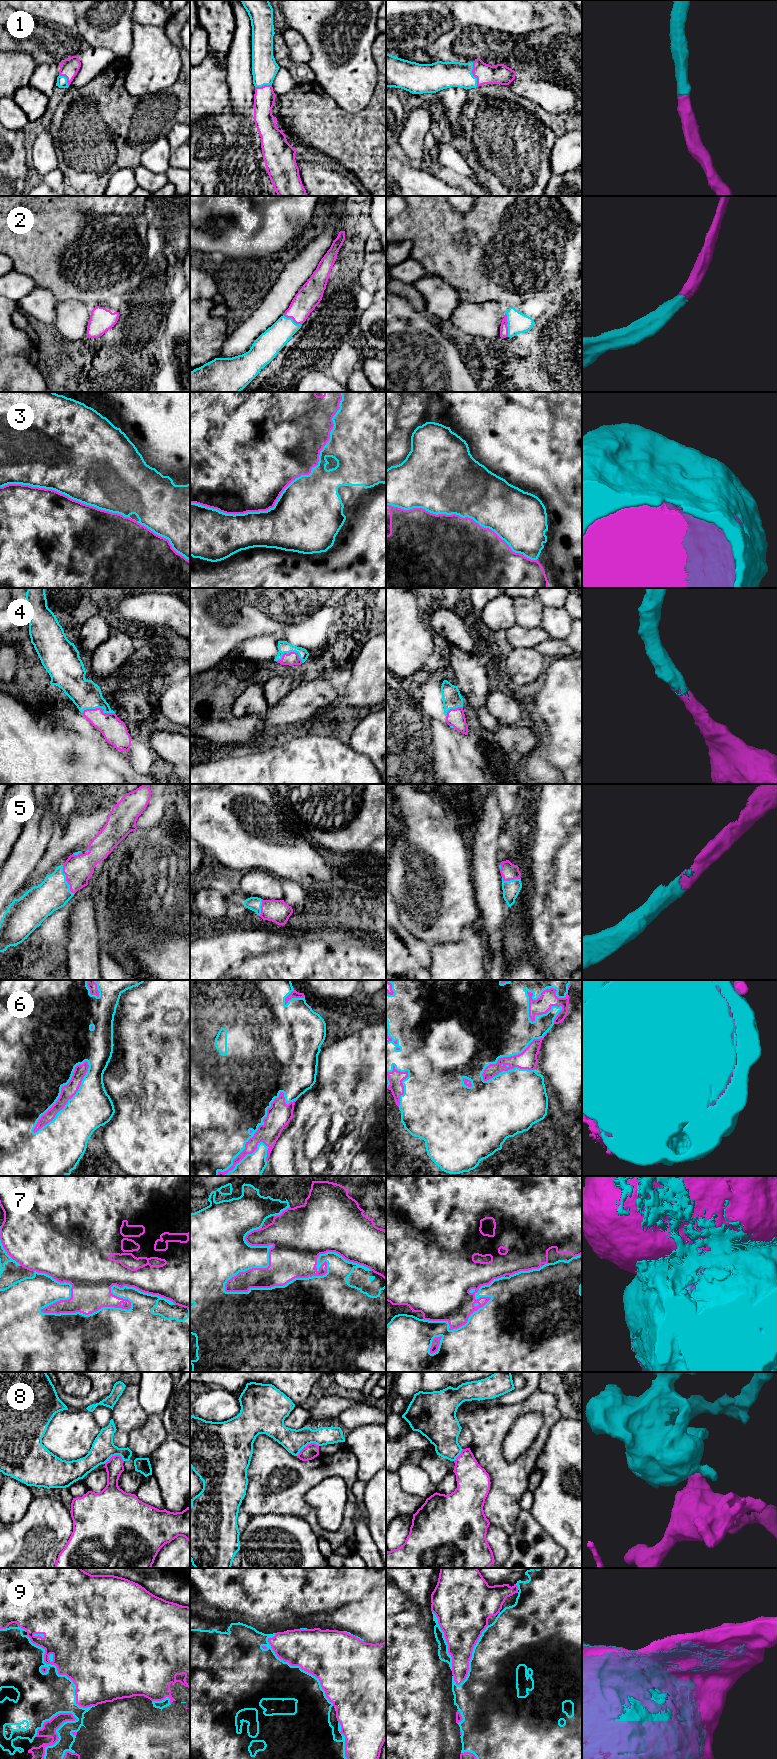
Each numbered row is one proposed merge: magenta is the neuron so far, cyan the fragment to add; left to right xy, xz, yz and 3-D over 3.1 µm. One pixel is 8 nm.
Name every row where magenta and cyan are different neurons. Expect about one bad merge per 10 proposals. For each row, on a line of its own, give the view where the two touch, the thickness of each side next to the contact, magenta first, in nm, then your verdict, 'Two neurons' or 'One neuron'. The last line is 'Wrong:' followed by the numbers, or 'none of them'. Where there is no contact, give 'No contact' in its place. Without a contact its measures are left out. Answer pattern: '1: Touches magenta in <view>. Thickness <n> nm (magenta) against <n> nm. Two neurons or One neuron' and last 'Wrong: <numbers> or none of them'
1: Touches magenta in yz. Thickness 160 nm (magenta) against 220 nm. One neuron
2: Touches magenta in yz. Thickness 60 nm (magenta) against 160 nm. One neuron
3: Touches magenta in xz. Thickness 500 nm (magenta) against 500 nm. One neuron
4: Touches magenta in xy. Thickness 200 nm (magenta) against 240 nm. One neuron
5: Touches magenta in xy. Thickness 220 nm (magenta) against 260 nm. One neuron
6: Touches magenta in xz. Thickness 190 nm (magenta) against 480 nm. Two neurons
7: Touches magenta in xz. Thickness 380 nm (magenta) against 500 nm. Two neurons
8: Touches magenta in xz. Thickness 120 nm (magenta) against 180 nm. Two neurons
9: Touches magenta in xy. Thickness 480 nm (magenta) against 380 nm. One neuron
Wrong: 6, 7, 8

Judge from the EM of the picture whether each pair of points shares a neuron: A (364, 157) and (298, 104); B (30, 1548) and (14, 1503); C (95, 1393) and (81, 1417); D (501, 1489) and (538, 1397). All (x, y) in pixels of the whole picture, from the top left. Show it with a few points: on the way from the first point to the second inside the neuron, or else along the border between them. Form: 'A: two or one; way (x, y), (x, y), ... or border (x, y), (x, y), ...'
A: one; way (348, 141), (344, 137), (323, 127), (314, 118)
B: two; border (32, 1499), (25, 1514), (19, 1520), (10, 1524)
C: two; border (68, 1408), (85, 1409)
D: one; way (495, 1464), (495, 1431), (513, 1413)

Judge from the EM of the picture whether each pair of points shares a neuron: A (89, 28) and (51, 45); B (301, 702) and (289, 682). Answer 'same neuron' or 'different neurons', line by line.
A: different neurons
B: different neurons

